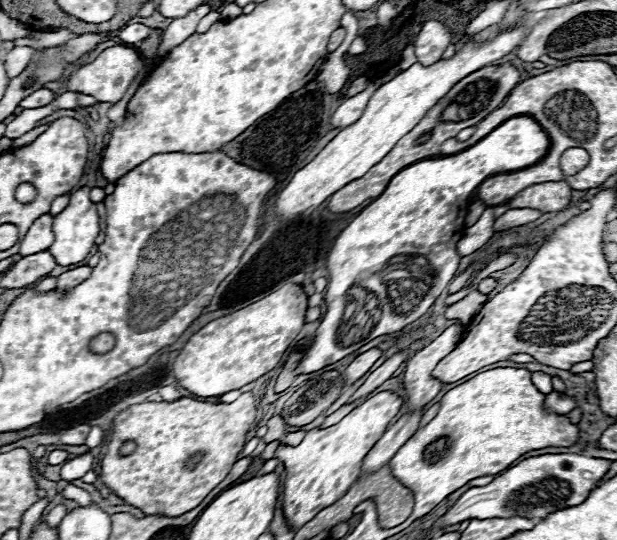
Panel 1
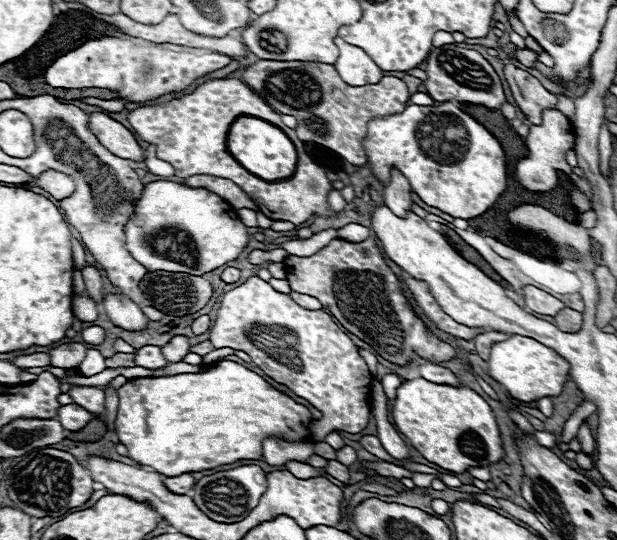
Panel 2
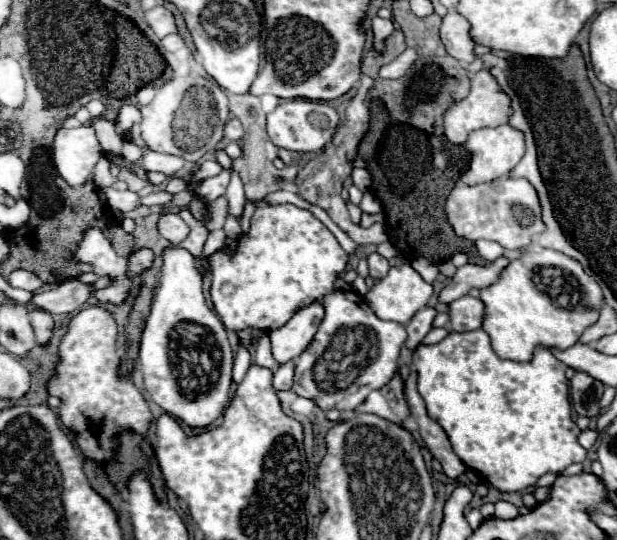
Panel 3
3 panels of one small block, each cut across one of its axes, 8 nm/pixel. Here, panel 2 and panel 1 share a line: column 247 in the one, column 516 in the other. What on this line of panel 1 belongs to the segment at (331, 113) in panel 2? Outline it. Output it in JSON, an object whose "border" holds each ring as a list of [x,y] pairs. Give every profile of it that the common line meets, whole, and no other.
{"border":[[[508,64],[484,66],[484,68],[464,76],[464,80],[456,82],[450,88],[450,92],[444,98],[440,98],[434,108],[428,110],[424,120],[420,120],[420,124],[416,124],[416,128],[412,128],[412,132],[408,132],[408,136],[404,136],[396,142],[396,146],[392,148],[392,152],[388,152],[388,156],[384,156],[376,166],[372,166],[360,180],[352,180],[352,184],[346,184],[342,190],[332,194],[328,200],[328,210],[330,212],[348,212],[348,210],[360,206],[364,200],[380,196],[384,192],[384,188],[388,186],[388,182],[392,180],[392,176],[396,176],[406,166],[416,164],[426,158],[442,156],[440,144],[444,144],[450,138],[456,138],[456,134],[460,130],[476,126],[480,120],[484,120],[484,116],[488,116],[492,110],[496,110],[502,104],[502,100],[508,96],[508,92],[520,80],[522,78],[520,78],[518,68],[508,66]]]}

